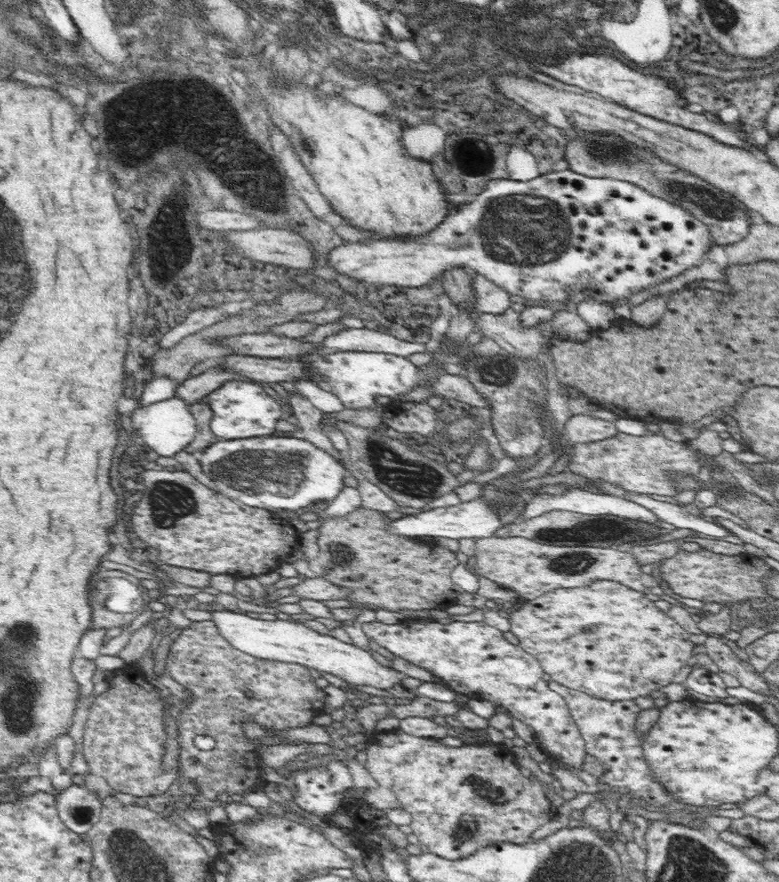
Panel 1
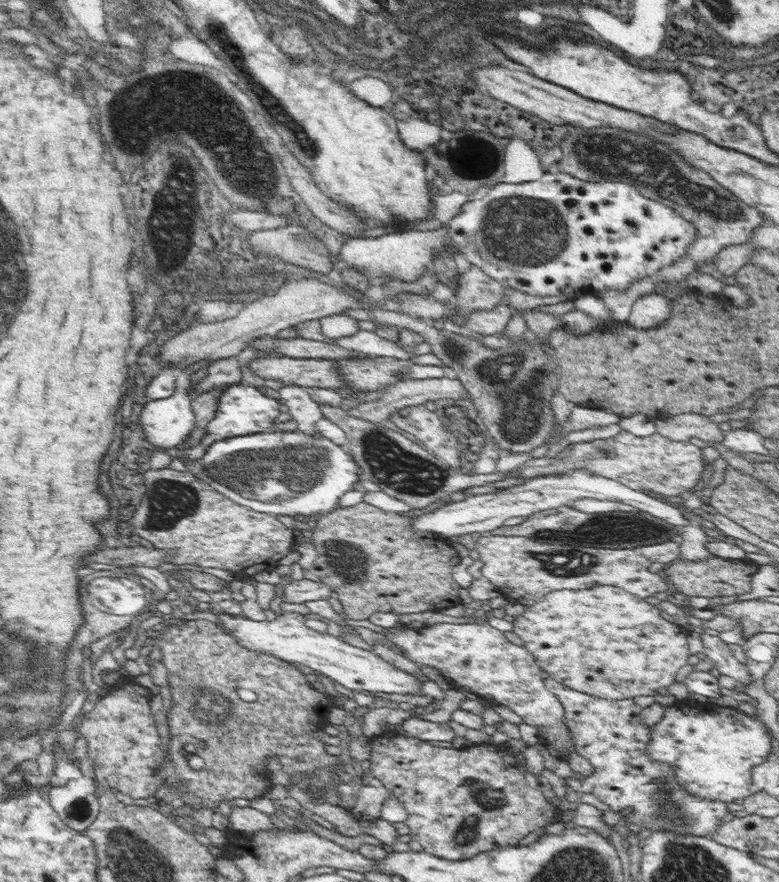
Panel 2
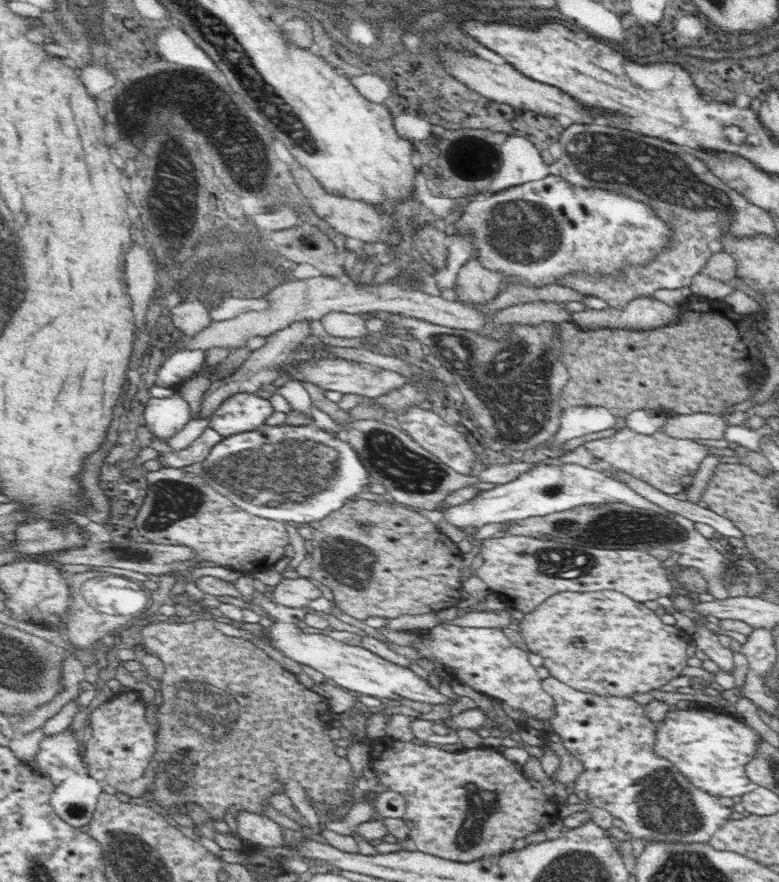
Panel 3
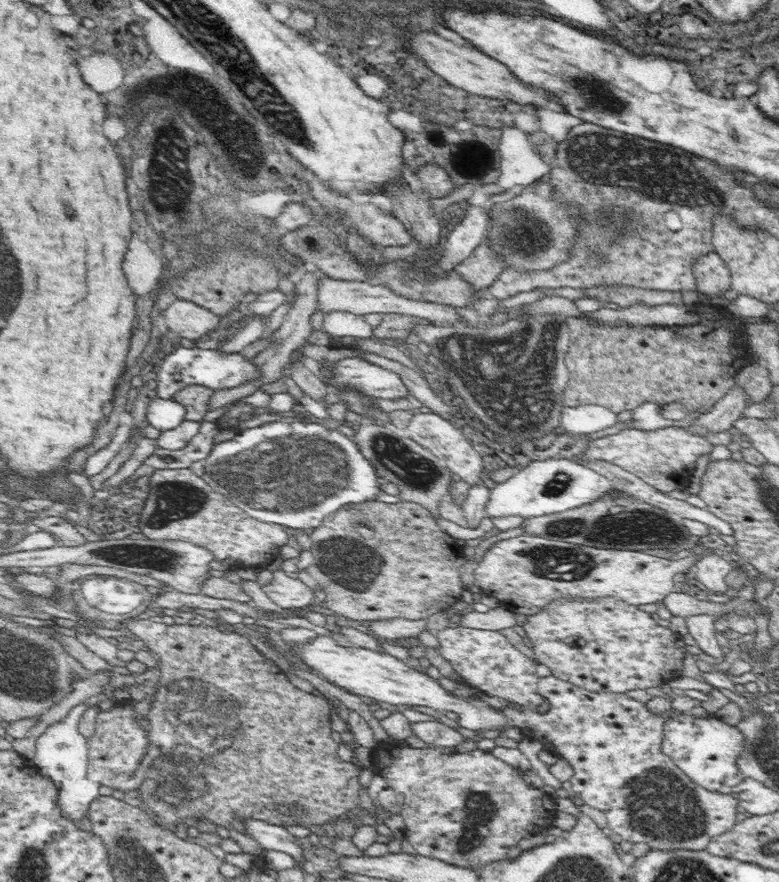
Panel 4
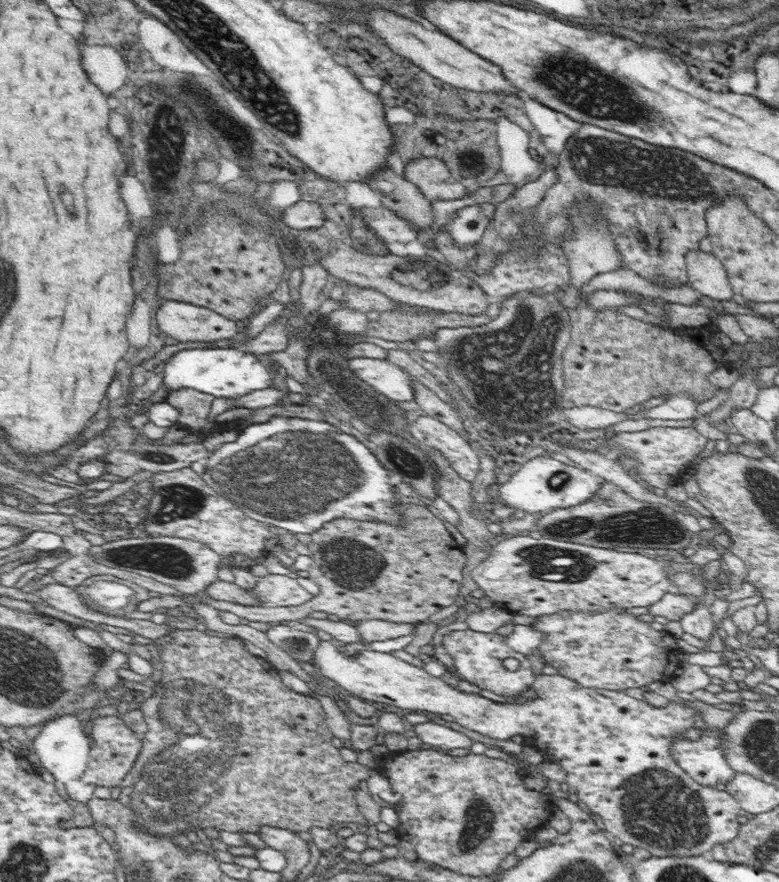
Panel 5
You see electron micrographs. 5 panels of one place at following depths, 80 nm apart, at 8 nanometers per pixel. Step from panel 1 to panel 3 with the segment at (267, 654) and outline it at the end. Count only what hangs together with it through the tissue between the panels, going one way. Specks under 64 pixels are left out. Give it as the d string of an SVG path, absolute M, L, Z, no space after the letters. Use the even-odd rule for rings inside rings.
M256 590L252 596L254 604L274 617L276 622L274 621L274 624L268 630L262 628L260 624L248 624L248 622L233 625L256 635L256 638L264 641L264 643L281 652L284 656L299 662L300 665L312 667L314 670L322 673L327 681L335 682L338 687L360 693L361 695L375 696L389 704L397 703L402 698L428 702L432 706L436 704L451 704L452 706L458 701L456 700L452 703L448 697L438 691L438 688L432 687L428 680L420 678L412 670L396 665L381 656L373 654L371 651L358 646L342 644L342 642L338 642L338 640L334 640L334 638L324 634L308 634L308 632L304 632L296 624L305 620L307 612L304 608L295 609L274 603L269 595Z

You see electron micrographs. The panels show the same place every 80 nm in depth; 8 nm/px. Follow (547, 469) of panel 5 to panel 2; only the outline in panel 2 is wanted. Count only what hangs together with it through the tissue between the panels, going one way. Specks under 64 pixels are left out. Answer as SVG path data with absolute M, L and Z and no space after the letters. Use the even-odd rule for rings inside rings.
M568 470L560 473L560 477L553 477L555 473L547 473L541 476L531 477L528 480L513 487L502 488L495 493L472 495L463 501L448 503L442 507L417 516L411 522L413 530L420 532L432 532L439 534L448 540L450 536L464 536L472 532L482 534L493 534L493 530L501 526L501 523L514 516L532 516L545 510L552 510L561 506L569 506L572 501L581 498L592 498L596 500L608 500L620 502L647 512L656 518L660 518L678 526L688 526L688 514L682 512L674 505L668 505L638 490L632 490L617 480L612 480L599 474L593 474L587 470Z

